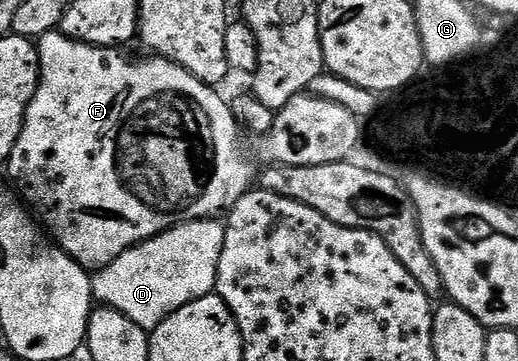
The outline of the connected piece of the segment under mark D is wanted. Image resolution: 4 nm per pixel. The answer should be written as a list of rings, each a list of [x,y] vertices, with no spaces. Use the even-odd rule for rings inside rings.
[[[215,218],[191,220],[187,224],[170,228],[167,232],[153,237],[152,240],[146,240],[143,244],[135,244],[129,250],[125,250],[125,254],[117,257],[112,264],[98,269],[91,276],[92,297],[102,307],[112,308],[125,314],[125,318],[137,322],[137,326],[154,330],[157,326],[161,326],[161,322],[165,322],[165,318],[169,318],[169,314],[181,310],[181,306],[215,292],[217,266],[225,242],[223,230],[224,225]]]

